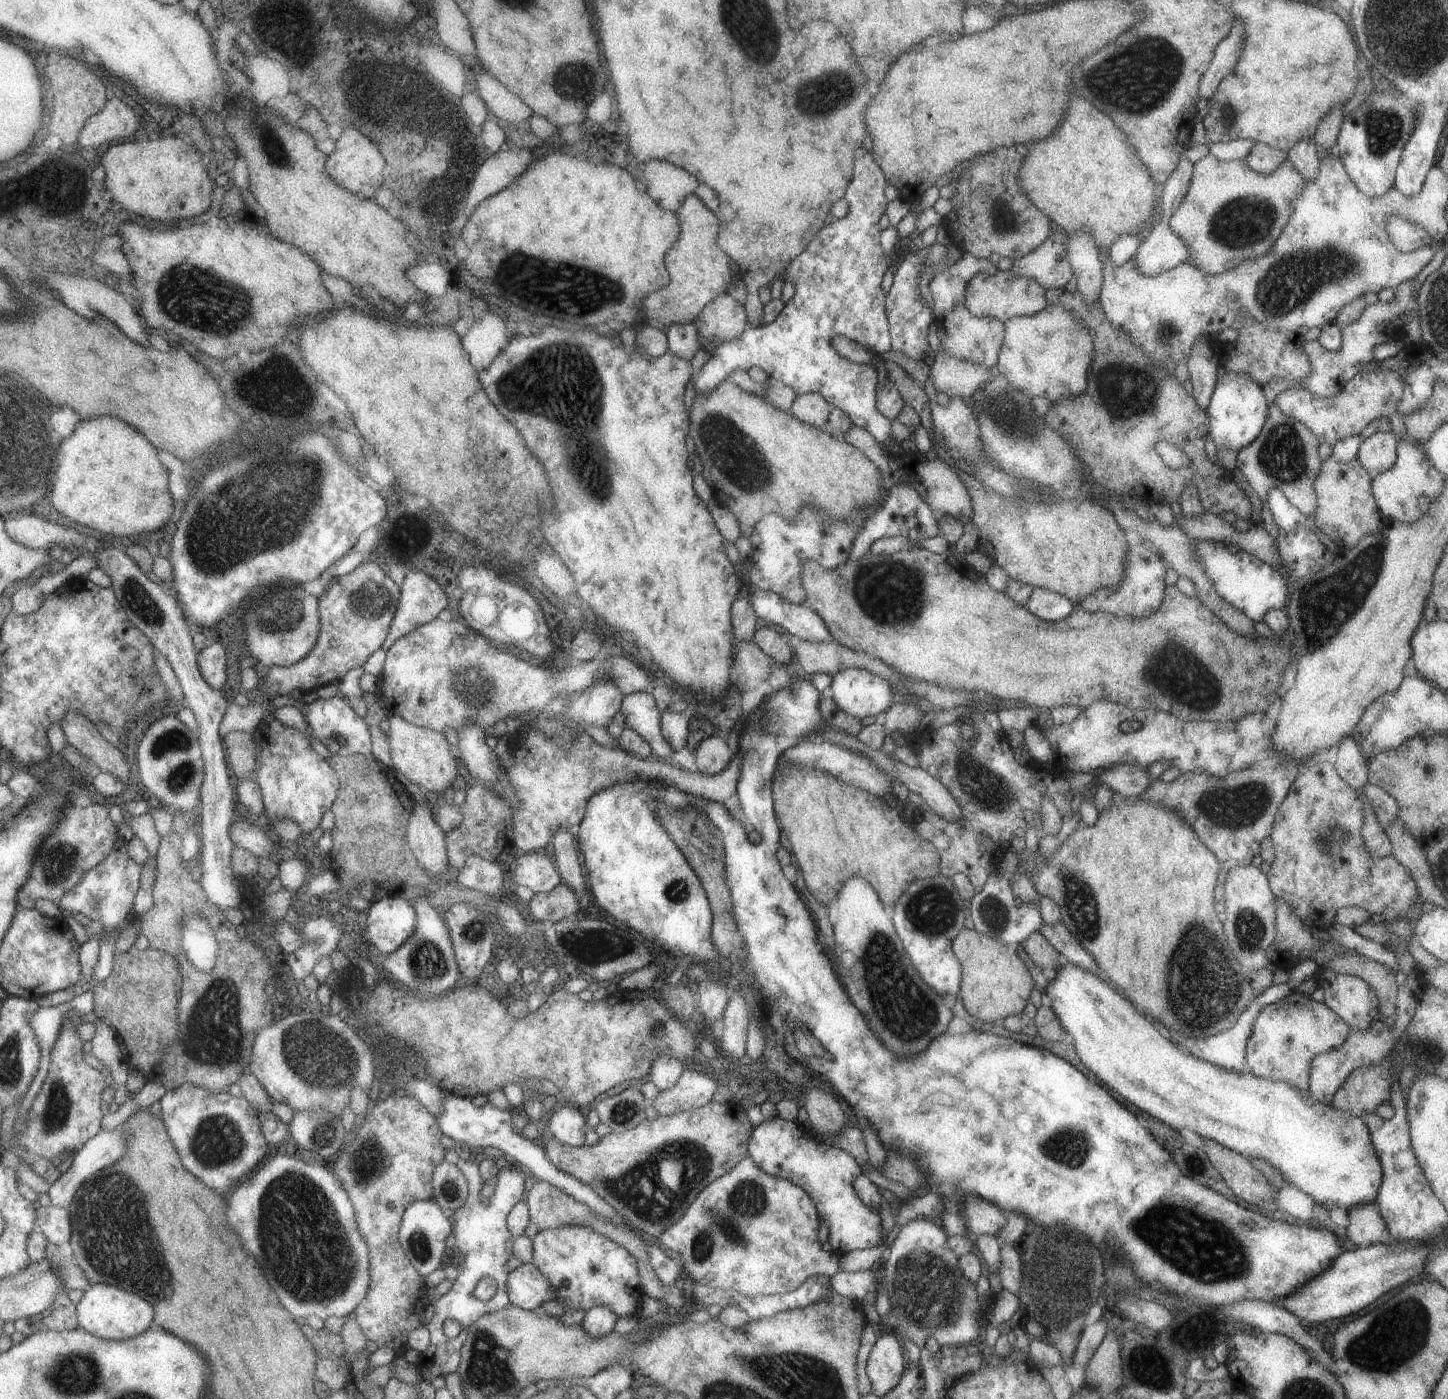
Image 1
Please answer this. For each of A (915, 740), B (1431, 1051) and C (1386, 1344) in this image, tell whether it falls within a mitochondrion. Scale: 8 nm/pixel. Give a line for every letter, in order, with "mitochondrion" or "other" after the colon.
A: other
B: mitochondrion
C: mitochondrion

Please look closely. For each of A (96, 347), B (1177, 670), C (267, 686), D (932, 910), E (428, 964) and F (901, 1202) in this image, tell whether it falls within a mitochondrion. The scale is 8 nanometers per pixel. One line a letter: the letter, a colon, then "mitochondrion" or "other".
A: other
B: mitochondrion
C: other
D: mitochondrion
E: mitochondrion
F: other

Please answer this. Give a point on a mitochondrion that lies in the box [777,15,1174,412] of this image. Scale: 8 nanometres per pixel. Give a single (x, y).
(1003, 221)

